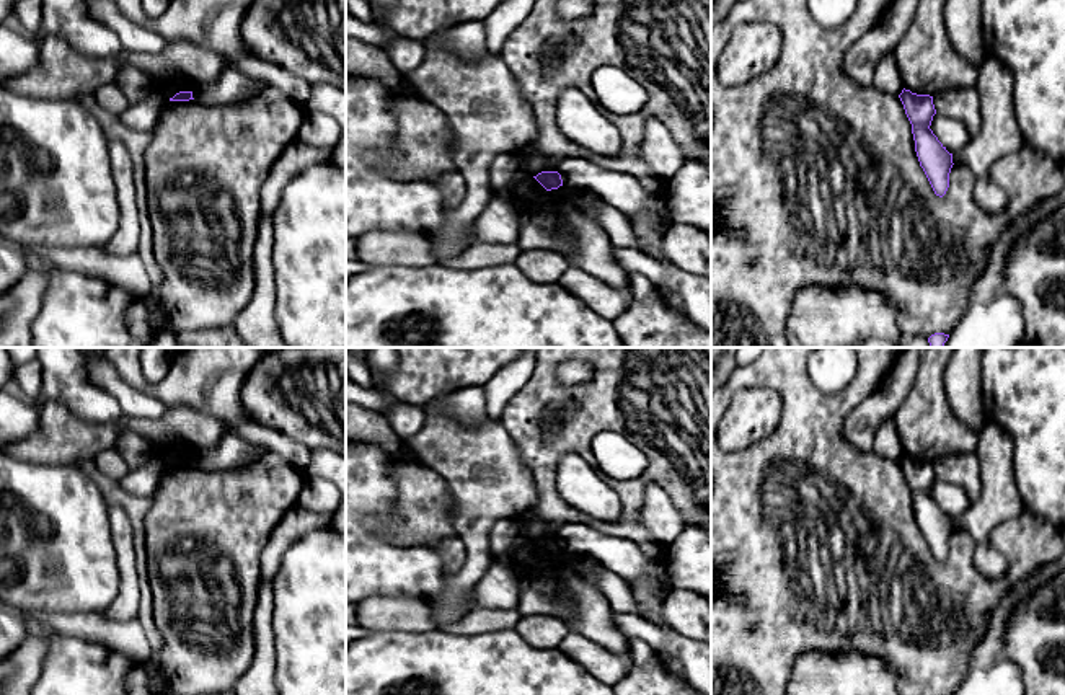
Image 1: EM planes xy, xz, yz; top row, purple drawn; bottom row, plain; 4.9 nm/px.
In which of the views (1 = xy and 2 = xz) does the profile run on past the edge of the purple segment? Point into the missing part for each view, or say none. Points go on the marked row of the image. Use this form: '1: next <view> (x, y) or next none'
1: next none
2: next none

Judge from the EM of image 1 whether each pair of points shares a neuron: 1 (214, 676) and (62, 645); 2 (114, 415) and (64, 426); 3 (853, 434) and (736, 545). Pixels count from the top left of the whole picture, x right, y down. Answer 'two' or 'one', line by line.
1: two
2: two
3: two

